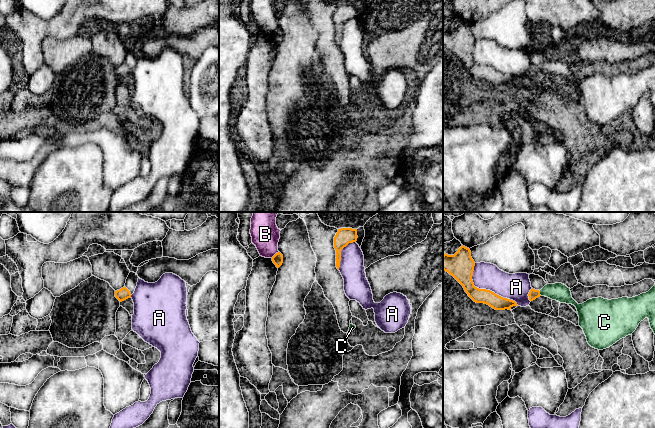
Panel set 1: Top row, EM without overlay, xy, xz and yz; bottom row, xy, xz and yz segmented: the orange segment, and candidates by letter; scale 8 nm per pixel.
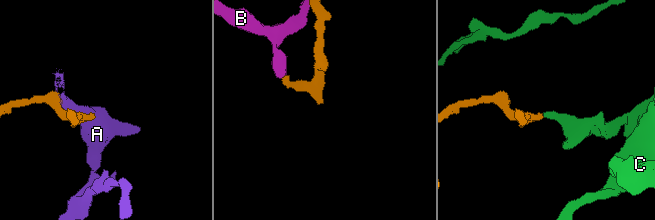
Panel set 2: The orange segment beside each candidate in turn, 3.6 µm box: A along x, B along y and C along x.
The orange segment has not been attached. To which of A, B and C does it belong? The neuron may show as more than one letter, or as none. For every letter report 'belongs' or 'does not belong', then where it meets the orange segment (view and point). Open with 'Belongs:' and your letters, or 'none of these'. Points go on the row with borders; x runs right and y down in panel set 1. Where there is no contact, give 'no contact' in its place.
Belongs: C
A: does not belong; contact yz (485, 289)
B: does not belong; contact xz (275, 254)
C: belongs; contact yz (539, 293)

